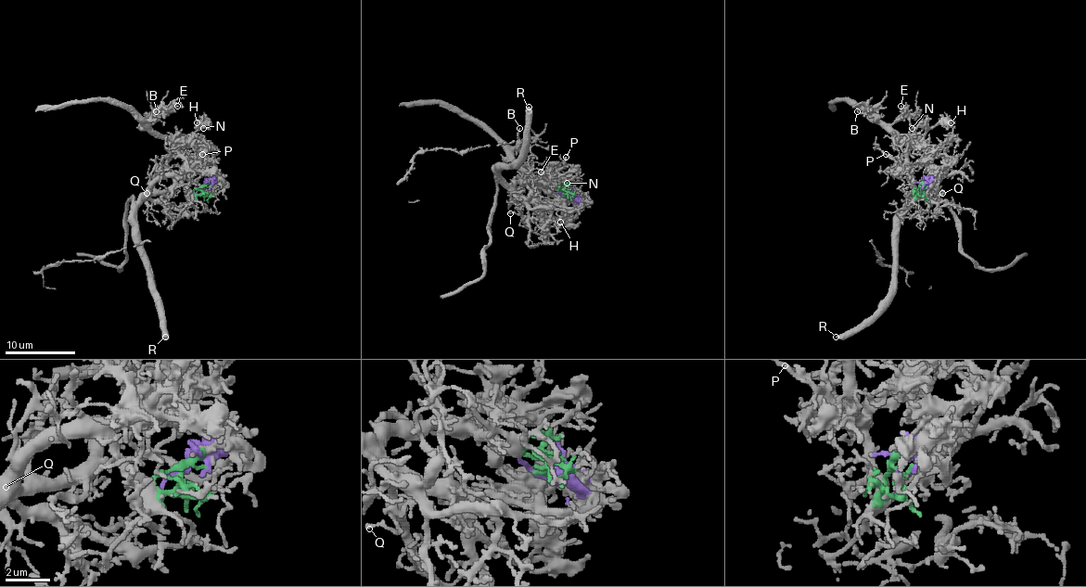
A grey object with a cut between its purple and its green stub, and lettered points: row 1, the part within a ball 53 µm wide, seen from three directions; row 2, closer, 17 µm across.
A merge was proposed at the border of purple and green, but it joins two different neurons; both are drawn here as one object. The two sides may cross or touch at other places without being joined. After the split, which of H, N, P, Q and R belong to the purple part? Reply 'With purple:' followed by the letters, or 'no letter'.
With purple: H, N

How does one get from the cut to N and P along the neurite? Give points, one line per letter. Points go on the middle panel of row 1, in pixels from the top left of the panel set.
N: (566, 197), (575, 201), (571, 207), (554, 195), (566, 195), (568, 182)
P: (566, 197), (566, 191), (554, 189), (544, 182), (564, 164), (566, 158)

